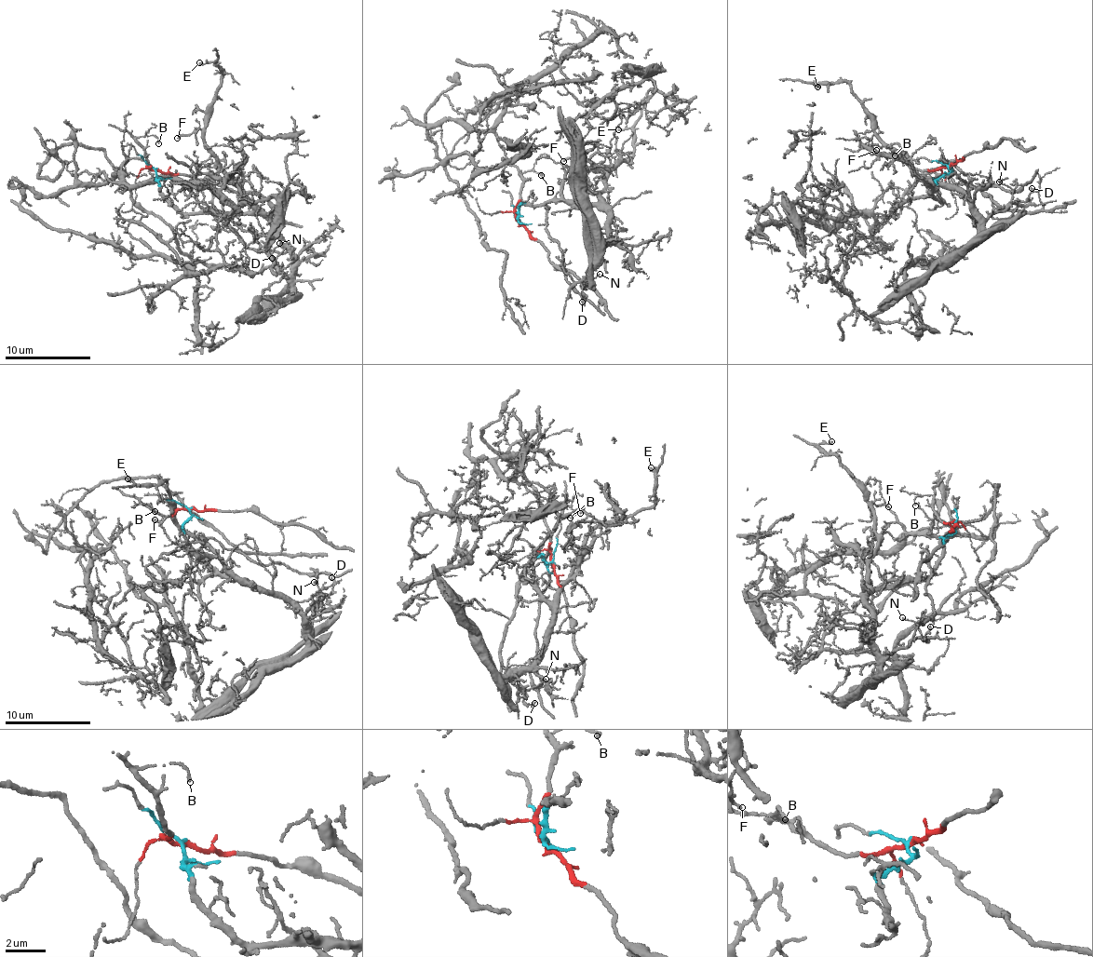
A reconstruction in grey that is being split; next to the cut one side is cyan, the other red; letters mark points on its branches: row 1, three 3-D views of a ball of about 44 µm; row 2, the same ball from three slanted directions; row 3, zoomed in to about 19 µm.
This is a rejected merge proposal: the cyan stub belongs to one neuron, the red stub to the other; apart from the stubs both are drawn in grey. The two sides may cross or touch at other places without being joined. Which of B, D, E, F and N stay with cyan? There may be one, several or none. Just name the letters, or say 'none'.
D, E, F, N

